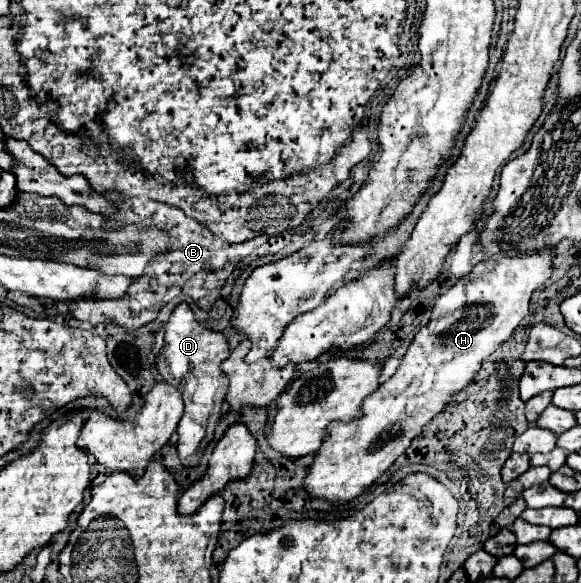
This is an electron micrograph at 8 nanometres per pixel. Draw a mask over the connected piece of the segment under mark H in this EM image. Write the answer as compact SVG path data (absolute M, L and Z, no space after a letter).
M554 250L504 256L478 262L474 270L444 292L430 322L414 336L396 374L376 394L364 400L364 416L352 422L332 422L328 438L316 452L304 488L310 496L330 502L348 502L374 484L390 464L406 452L412 438L444 410L448 400L466 388L482 362L506 340L528 314L530 298L552 274Z

